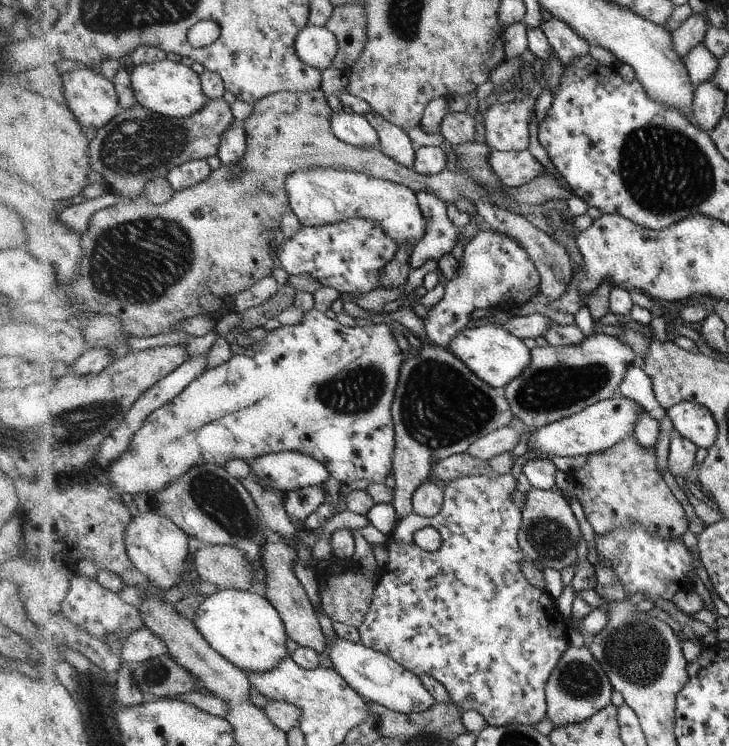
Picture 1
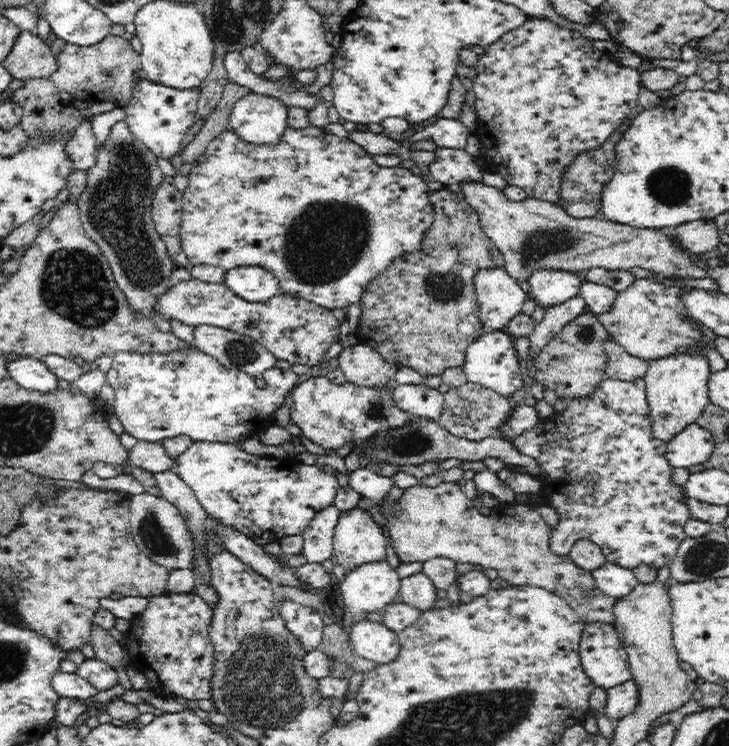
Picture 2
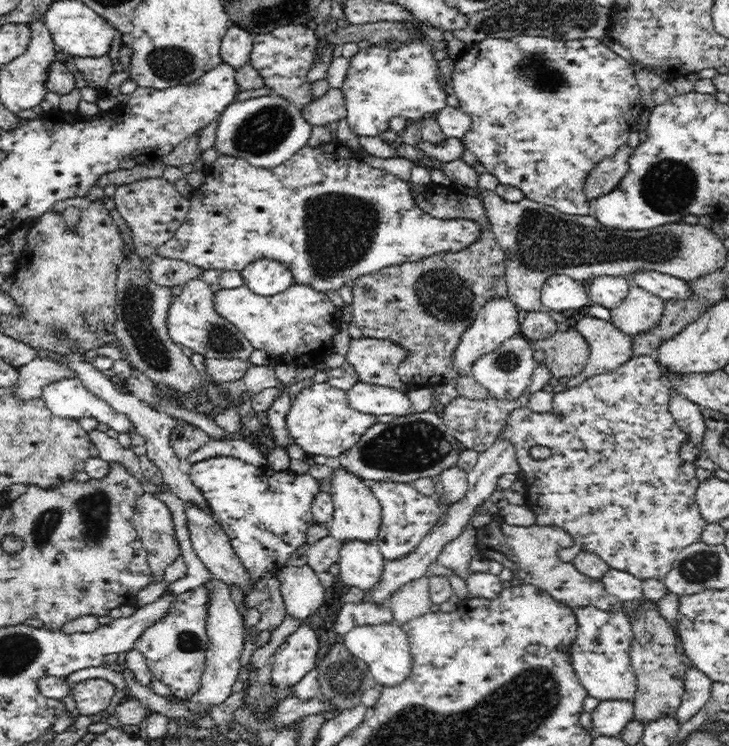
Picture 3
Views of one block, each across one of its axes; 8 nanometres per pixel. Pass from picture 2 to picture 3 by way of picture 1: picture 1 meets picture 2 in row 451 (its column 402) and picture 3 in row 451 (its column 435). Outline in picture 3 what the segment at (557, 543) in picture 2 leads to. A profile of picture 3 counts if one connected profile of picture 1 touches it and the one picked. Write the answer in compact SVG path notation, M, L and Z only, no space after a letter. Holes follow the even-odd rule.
M653 355L634 356L632 359L618 367L616 371L606 372L606 374L596 375L586 378L582 384L574 388L562 391L560 394L554 394L554 407L552 412L536 413L530 408L516 408L508 416L507 424L499 432L498 438L501 440L510 440L516 448L518 466L521 469L521 478L525 482L526 506L536 513L536 525L554 525L562 528L574 539L574 545L569 548L561 549L558 553L558 559L564 563L573 563L574 558L581 552L594 552L601 560L608 563L610 569L629 572L639 578L660 579L662 580L674 562L678 559L680 552L688 546L700 542L701 534L707 525L706 520L698 508L695 499L696 490L700 484L696 478L697 467L694 463L684 461L680 457L679 448L682 444L688 444L686 436L683 435L680 427L676 425L671 416L669 404L671 395L674 392L666 383L663 382L664 373L660 373L659 363ZM534 446L548 447L552 455L545 460L534 460L530 457L529 451Z

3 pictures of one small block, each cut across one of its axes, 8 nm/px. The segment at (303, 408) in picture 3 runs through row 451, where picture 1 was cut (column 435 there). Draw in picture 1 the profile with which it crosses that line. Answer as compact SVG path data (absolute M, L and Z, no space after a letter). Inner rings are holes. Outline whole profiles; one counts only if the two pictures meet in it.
M480 230L463 249L464 254L454 277L444 280L445 292L442 300L430 309L426 319L422 319L425 335L421 342L407 329L405 336L409 336L413 343L452 353L451 343L466 330L474 310L514 311L540 291L540 272L528 250L516 239L500 231Z

